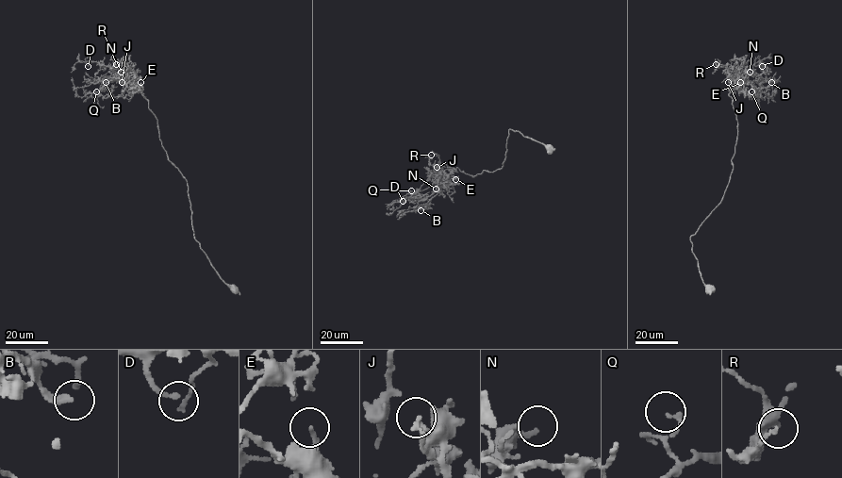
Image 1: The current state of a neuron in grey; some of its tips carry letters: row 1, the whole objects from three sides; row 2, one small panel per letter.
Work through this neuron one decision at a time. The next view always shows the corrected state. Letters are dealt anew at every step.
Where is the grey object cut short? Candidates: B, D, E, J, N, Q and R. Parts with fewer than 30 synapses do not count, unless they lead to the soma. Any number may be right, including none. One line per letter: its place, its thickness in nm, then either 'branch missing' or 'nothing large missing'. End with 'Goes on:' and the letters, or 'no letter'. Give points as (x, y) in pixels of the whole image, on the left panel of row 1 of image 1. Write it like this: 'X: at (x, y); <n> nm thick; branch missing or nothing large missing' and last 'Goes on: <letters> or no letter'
B: at (106, 82); 280 nm thick; nothing large missing
D: at (88, 66); 160 nm thick; branch missing
E: at (140, 82); 140 nm thick; nothing large missing
J: at (122, 82); 160 nm thick; nothing large missing
N: at (121, 72); 150 nm thick; nothing large missing
Q: at (96, 91); 150 nm thick; nothing large missing
R: at (116, 64); 120 nm thick; nothing large missing
Goes on: D

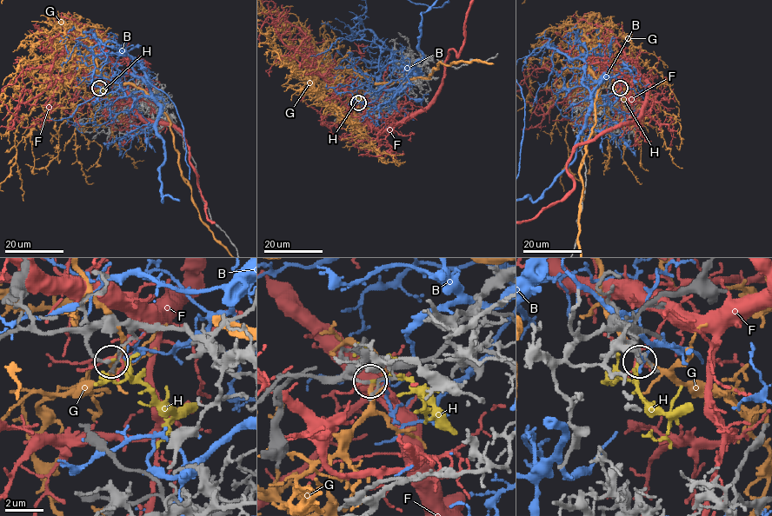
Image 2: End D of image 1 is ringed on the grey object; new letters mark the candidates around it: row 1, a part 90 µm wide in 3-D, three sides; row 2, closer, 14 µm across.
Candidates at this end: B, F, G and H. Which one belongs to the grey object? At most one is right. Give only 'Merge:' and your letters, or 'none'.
Merge: H

